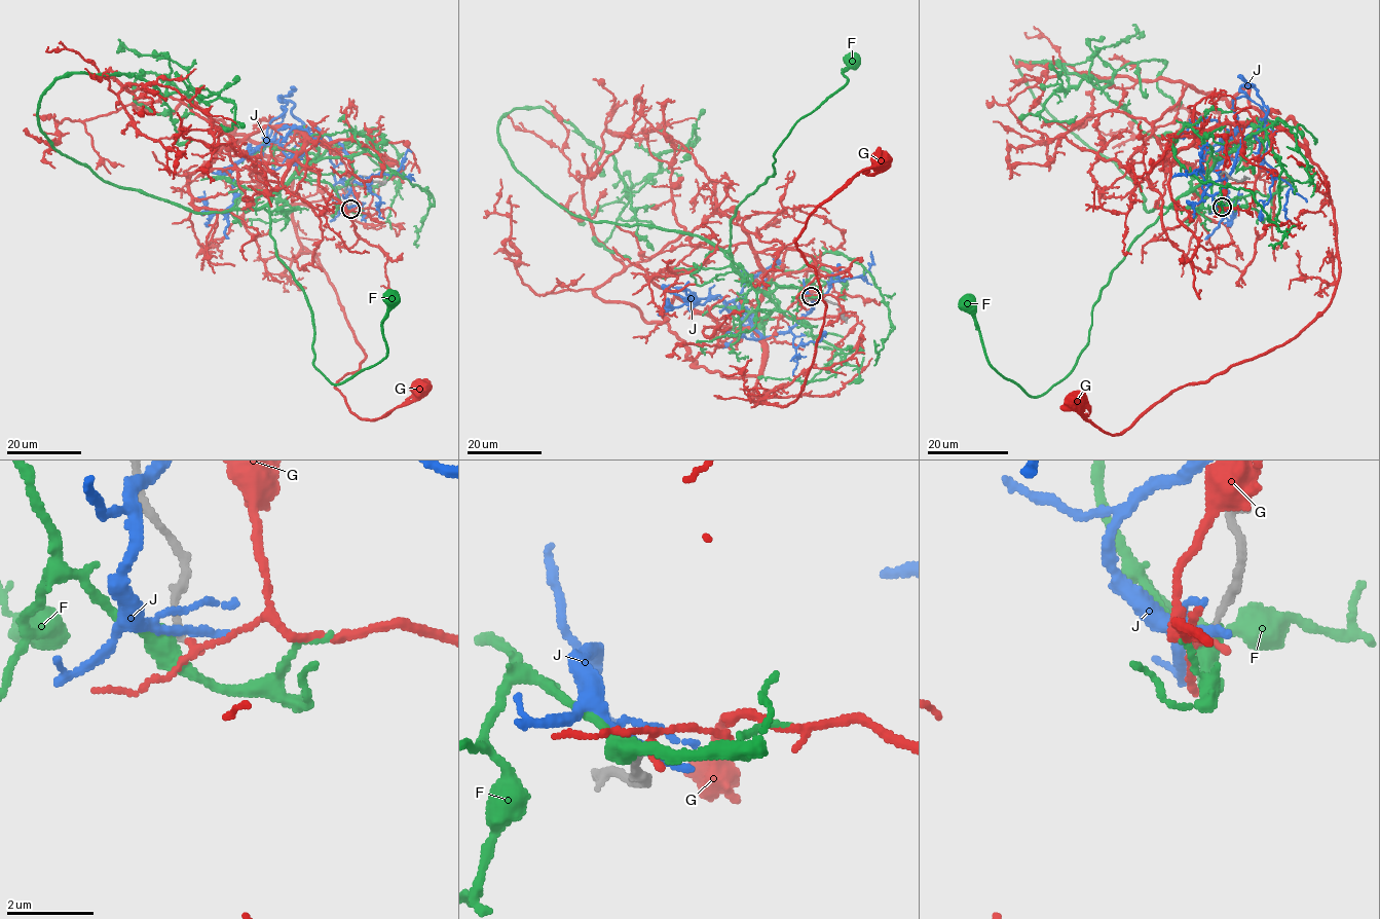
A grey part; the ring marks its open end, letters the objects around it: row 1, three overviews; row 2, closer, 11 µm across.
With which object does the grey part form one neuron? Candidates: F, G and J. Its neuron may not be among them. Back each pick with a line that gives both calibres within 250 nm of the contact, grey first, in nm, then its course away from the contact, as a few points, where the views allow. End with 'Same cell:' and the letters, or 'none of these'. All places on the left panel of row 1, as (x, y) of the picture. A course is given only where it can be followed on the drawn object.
Same cell: none of these

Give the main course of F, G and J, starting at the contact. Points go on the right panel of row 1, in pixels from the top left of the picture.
F: (1222, 206), (1208, 174), (1135, 240), (1092, 306), (1089, 343), (1075, 367), (1037, 396), (991, 365), (967, 303)
G: (1221, 207), (1226, 147), (1284, 130), (1332, 206), (1330, 303), (1122, 434), (1078, 400)
J: (1222, 206), (1213, 196), (1244, 137), (1264, 121), (1222, 142), (1218, 174), (1234, 212), (1240, 195)

